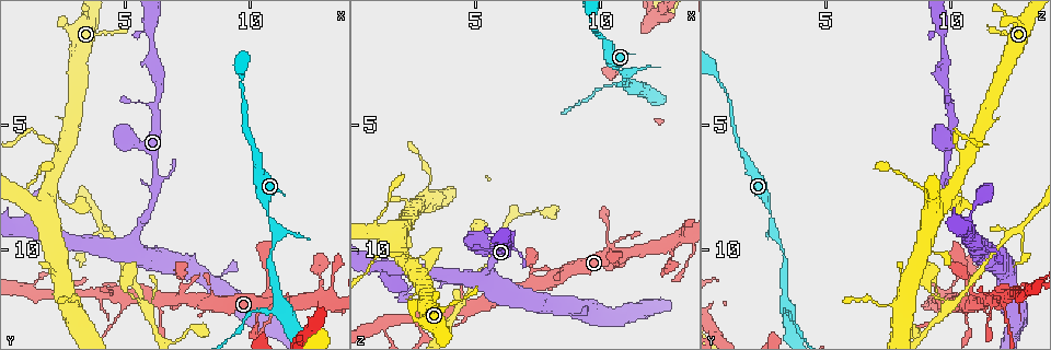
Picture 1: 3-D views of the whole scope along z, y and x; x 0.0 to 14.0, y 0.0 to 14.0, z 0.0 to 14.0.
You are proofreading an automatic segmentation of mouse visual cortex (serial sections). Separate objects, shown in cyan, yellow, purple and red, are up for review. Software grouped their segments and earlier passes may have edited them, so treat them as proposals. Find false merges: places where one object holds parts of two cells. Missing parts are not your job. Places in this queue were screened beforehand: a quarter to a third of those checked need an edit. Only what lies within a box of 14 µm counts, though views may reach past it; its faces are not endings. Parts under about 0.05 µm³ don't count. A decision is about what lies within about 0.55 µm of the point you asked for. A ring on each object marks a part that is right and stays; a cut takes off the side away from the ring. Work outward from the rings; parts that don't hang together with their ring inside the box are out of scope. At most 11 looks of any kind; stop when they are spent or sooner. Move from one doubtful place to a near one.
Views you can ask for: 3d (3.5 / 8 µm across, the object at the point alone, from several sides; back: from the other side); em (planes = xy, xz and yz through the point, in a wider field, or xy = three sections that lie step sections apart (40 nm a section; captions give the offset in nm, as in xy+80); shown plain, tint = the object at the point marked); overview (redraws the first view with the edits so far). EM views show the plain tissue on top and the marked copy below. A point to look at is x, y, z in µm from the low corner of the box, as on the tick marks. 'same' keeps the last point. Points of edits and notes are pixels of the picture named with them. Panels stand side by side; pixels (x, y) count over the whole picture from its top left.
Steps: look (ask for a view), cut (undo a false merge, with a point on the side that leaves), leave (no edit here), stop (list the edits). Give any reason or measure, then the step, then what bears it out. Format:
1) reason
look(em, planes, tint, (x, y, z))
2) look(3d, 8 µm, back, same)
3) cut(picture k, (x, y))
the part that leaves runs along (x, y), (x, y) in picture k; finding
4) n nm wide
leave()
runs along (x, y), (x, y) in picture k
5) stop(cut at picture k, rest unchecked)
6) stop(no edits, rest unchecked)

arms part here
look(3d, 3.5 µm, back, (6.1, 4.6, 10.1))

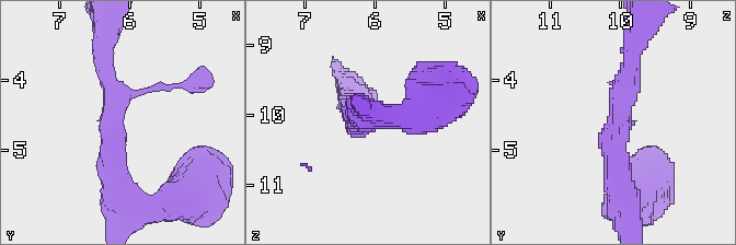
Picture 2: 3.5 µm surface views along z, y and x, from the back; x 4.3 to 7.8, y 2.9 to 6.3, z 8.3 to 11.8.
need the tissue
look(em, planes, tint, (6.20, 4.55, 10.00))

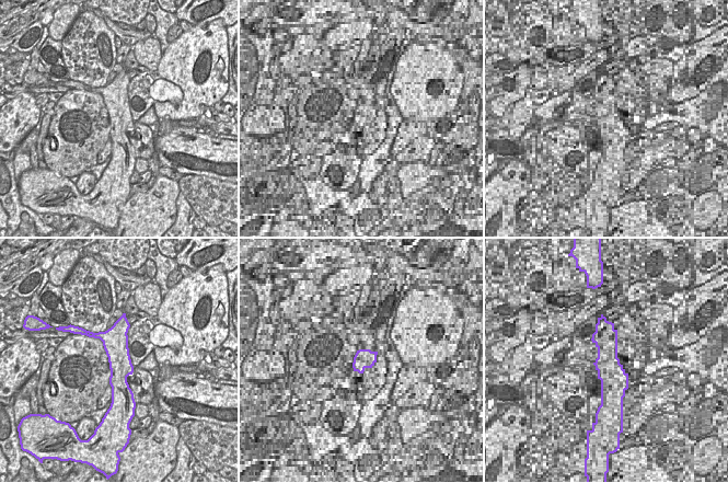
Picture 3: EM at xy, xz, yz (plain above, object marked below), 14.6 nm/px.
leave()
runs along (119, 325), (118, 391), (114, 395) in picture 3; one cell here

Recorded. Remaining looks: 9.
a fork
look(3d, 3.5 µm, (5.1, 12.1, 12.2))

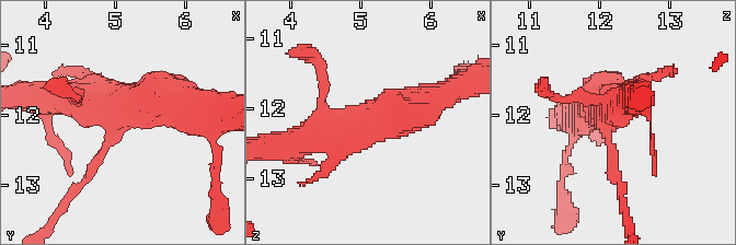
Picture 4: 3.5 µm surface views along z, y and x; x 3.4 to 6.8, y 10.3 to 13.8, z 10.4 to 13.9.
look(em, xy, step 3, tint, (5.05, 12.10, 12.10))

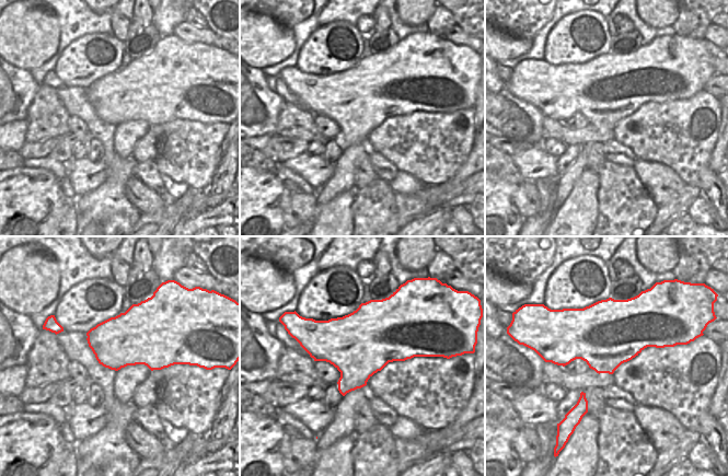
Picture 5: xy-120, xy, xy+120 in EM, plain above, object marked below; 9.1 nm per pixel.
leave()
runs along (439, 95), (301, 140) in picture 4; all the same cell

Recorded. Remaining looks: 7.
a narrow waist
look(3d, 3.5 µm, (7.2, 11.3, 10.8))

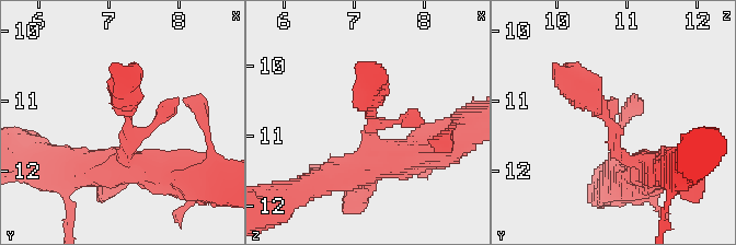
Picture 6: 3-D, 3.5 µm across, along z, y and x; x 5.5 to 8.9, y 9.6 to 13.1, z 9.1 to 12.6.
look(em, xy, step 1, tint, (7.25, 11.25, 10.75))

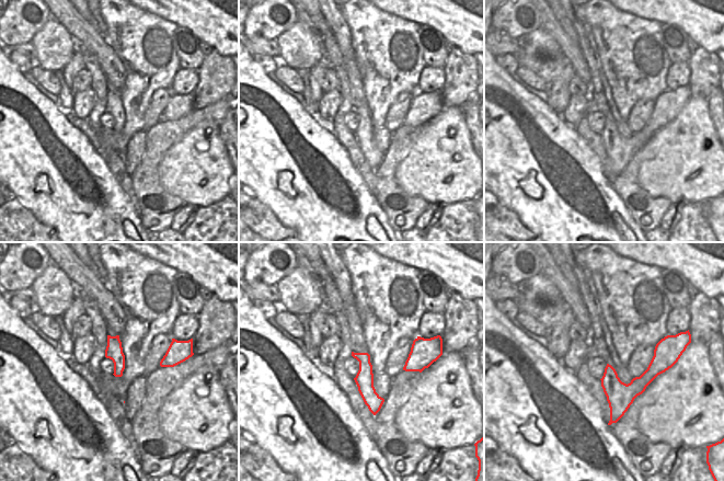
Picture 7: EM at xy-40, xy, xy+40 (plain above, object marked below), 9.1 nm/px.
leave()
one cell here

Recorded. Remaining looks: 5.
three arms meet
look(3d, 8 µm, (2.4, 6.1, 10.4))

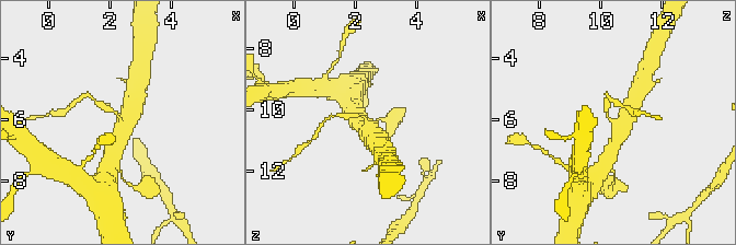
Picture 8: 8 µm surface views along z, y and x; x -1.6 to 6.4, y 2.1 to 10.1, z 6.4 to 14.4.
look(em, planes, tint, (2.4, 6.1, 10.4))

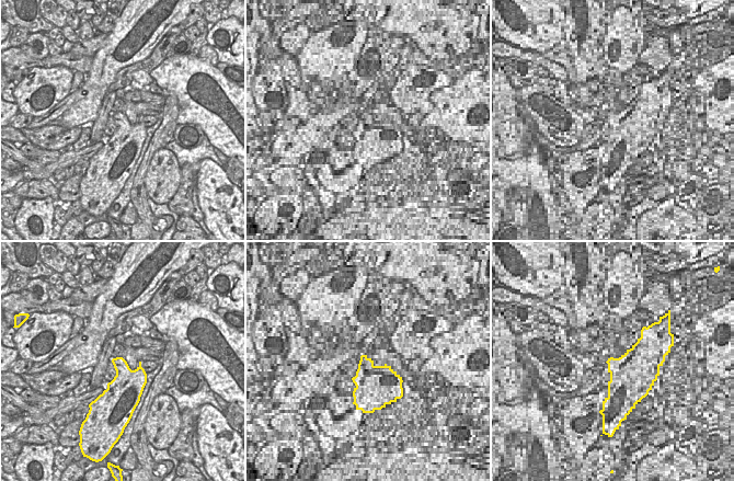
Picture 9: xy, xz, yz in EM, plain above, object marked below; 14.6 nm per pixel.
arms of 150, 450, 500 nm
leave()
runs along (633, 102), (610, 155) in picture 8; one cell here

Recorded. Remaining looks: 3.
look(3d, 3.5 µm, (10.8, 12.2, 10.2))

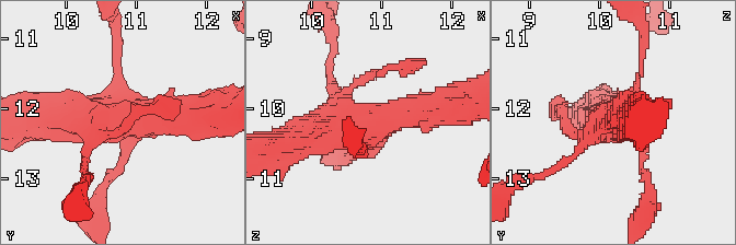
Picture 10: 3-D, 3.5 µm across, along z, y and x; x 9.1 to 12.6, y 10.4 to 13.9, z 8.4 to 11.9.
look(em, xy, step 3, tint, same)

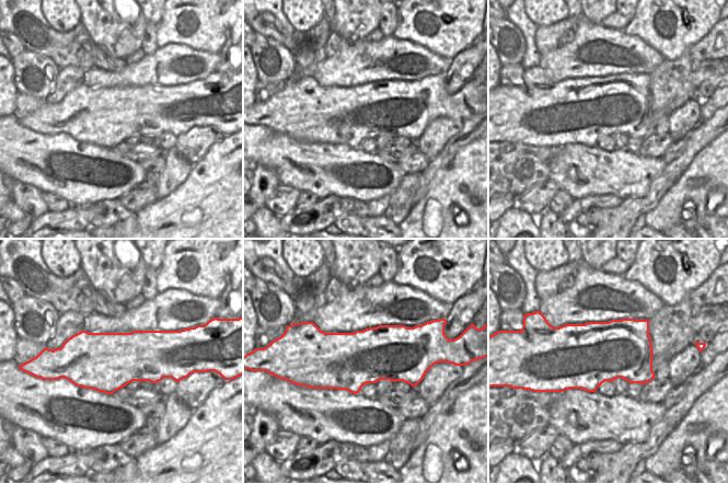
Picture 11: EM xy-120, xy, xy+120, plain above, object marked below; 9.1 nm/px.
cut it another way
look(em, xy, step 2, tint, same)

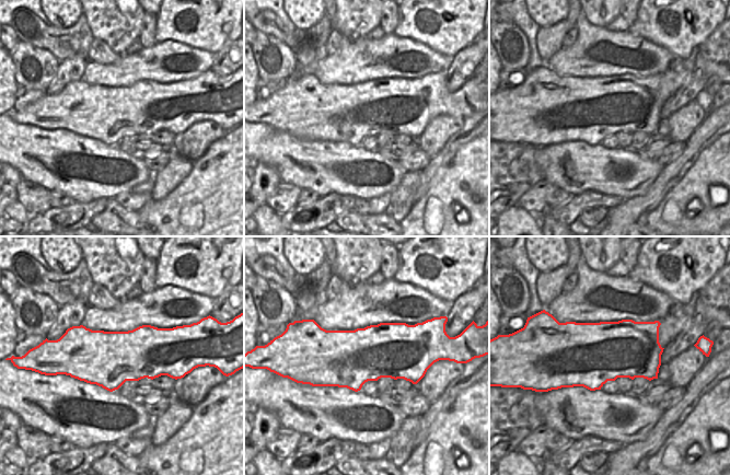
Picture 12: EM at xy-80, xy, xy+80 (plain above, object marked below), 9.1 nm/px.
leave()
one cell here

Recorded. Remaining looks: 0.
stop(no edits, rest unchecked)

